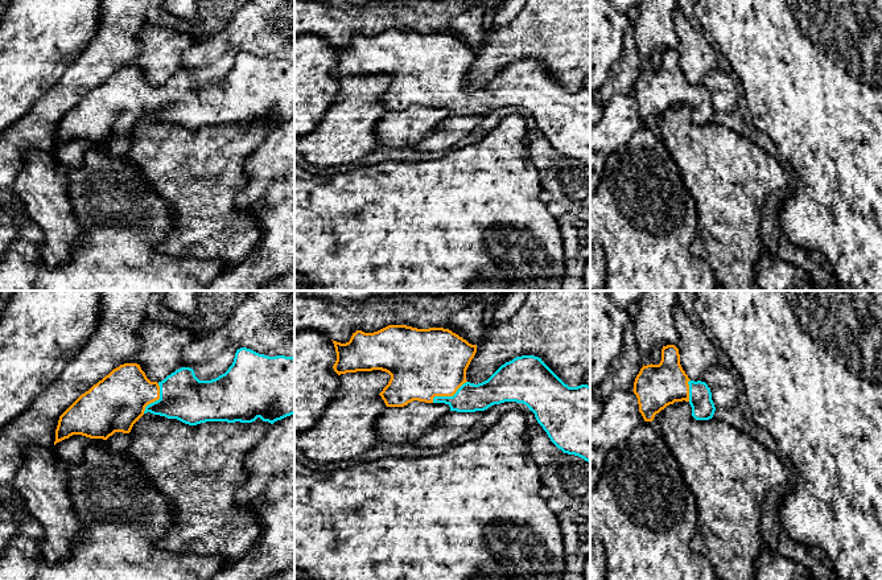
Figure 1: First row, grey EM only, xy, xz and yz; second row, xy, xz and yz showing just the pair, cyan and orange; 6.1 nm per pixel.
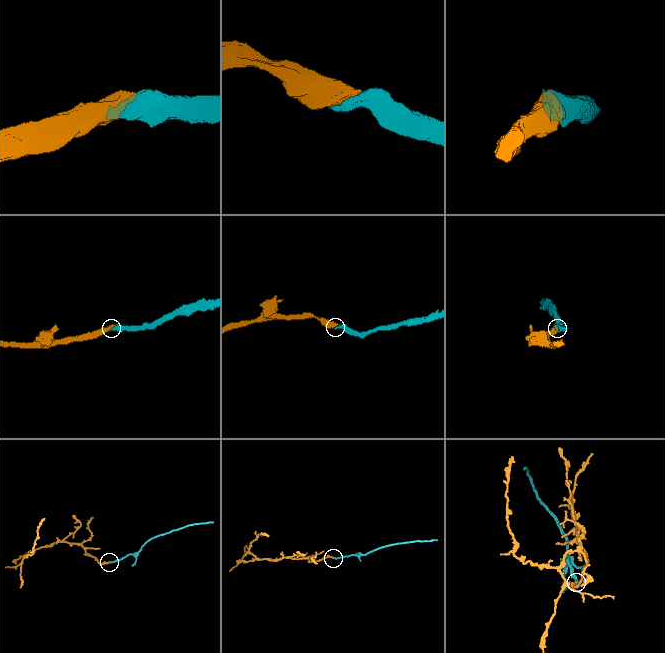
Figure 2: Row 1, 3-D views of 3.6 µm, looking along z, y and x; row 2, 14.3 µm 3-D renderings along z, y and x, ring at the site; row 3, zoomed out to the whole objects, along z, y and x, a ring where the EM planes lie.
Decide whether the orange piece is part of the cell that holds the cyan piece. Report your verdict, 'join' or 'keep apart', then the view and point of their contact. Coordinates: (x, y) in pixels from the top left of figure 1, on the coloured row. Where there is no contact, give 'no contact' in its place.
join | xz (448, 397)

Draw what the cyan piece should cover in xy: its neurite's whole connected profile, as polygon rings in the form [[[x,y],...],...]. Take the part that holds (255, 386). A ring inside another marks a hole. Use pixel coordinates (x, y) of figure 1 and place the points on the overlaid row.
[[[240,347],[236,350],[228,370],[215,379],[199,381],[193,369],[181,367],[158,383],[151,382],[137,363],[120,365],[82,394],[59,416],[54,445],[73,435],[107,440],[115,432],[129,433],[133,424],[147,412],[177,419],[189,425],[206,421],[252,423],[257,417],[273,424],[294,414],[294,358],[285,355],[268,357],[251,349]]]

